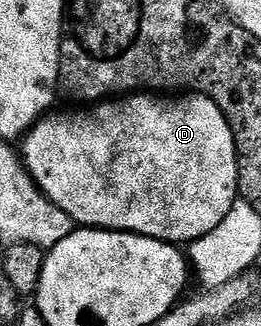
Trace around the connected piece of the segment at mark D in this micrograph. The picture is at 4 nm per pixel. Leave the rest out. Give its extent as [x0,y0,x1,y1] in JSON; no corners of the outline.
[19,94,239,246]

